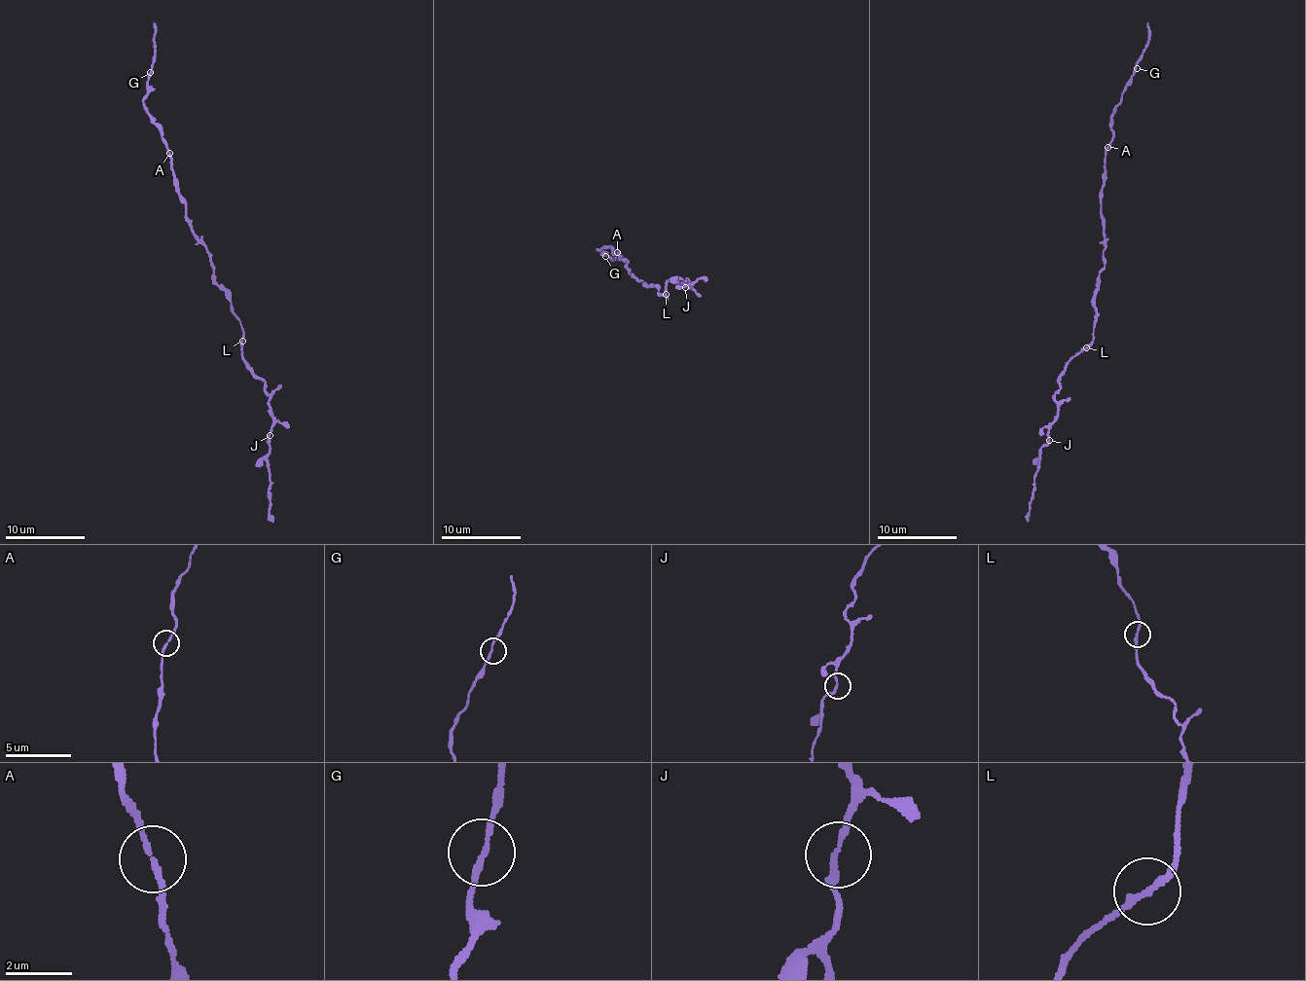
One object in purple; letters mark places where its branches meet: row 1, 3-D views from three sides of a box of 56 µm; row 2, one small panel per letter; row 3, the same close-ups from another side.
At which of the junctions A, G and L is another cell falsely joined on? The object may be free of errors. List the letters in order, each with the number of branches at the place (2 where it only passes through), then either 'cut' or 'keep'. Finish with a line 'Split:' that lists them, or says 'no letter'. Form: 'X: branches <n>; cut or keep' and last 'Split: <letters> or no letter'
A: branches 2; keep
G: branches 2; keep
L: branches 2; keep
Split: no letter

